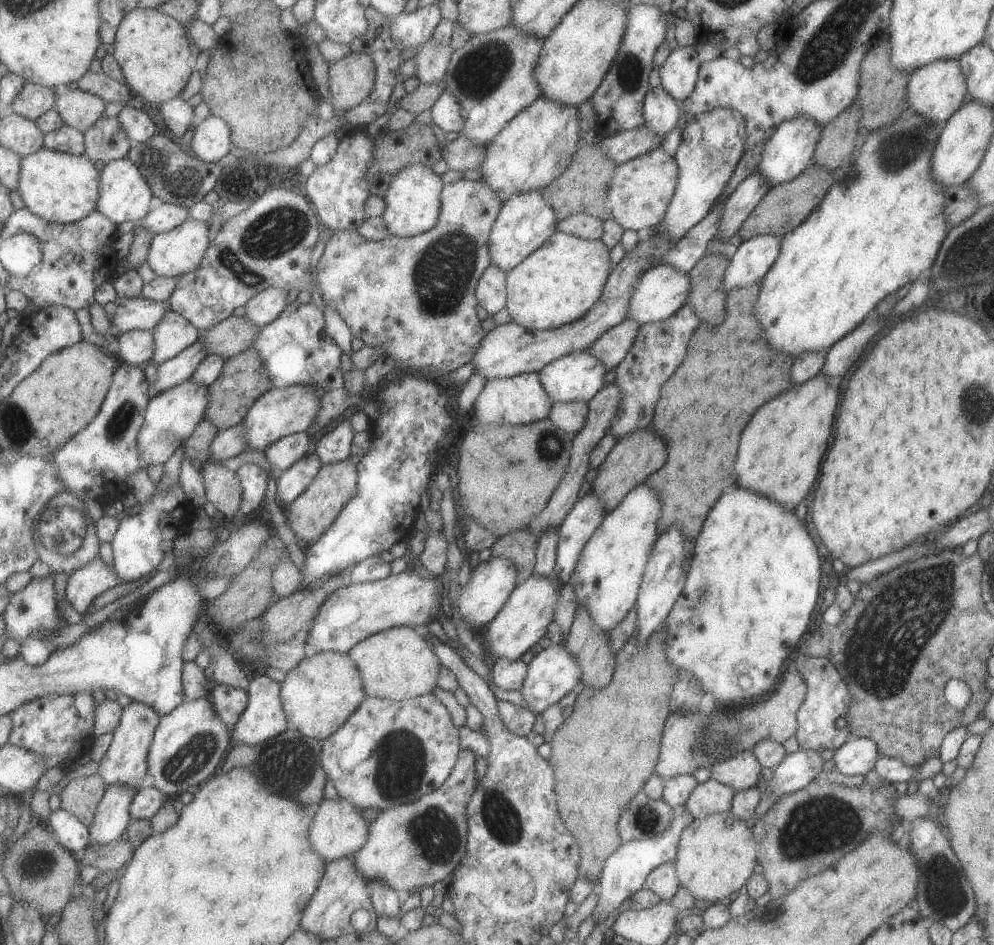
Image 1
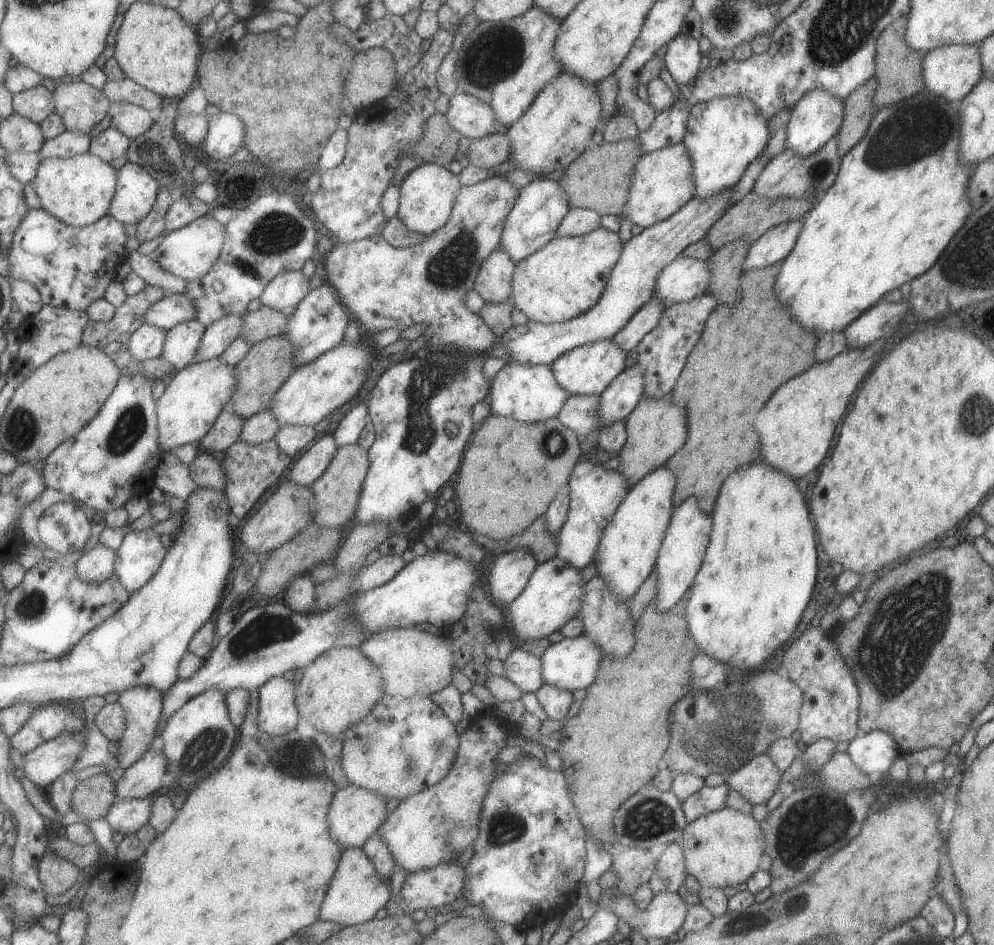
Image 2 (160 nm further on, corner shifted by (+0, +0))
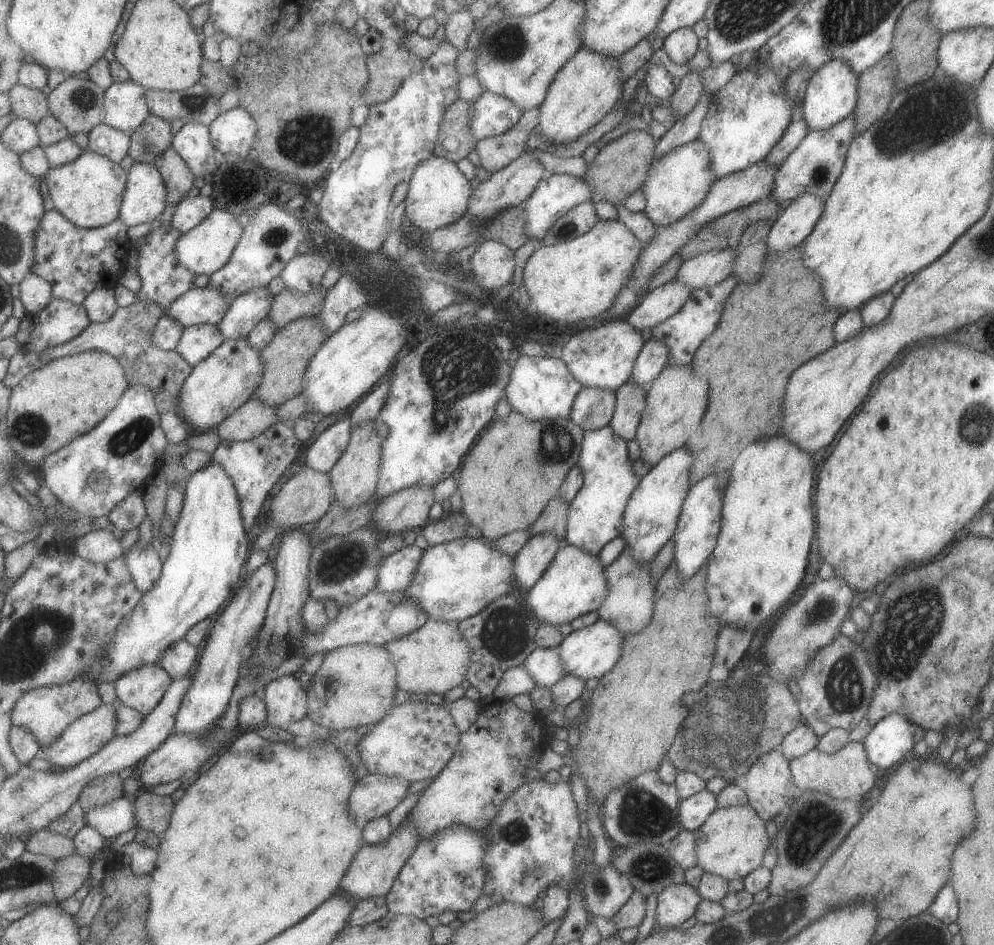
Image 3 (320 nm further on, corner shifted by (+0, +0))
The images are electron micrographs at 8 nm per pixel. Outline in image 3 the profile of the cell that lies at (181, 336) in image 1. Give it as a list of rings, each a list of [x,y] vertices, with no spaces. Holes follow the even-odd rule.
[[[211,323],[191,325],[185,329],[176,351],[193,366],[205,360],[226,341],[219,325]]]

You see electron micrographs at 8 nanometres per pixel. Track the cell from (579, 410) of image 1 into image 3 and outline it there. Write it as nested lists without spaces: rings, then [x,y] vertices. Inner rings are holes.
[[[581,387],[575,395],[568,416],[582,430],[598,429],[609,424],[616,401],[616,393],[604,388]]]

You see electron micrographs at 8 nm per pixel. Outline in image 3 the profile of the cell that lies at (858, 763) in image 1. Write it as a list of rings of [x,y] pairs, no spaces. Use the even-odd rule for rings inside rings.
[[[894,712],[879,719],[861,741],[871,766],[885,770],[905,758],[916,743],[914,729],[903,713]]]

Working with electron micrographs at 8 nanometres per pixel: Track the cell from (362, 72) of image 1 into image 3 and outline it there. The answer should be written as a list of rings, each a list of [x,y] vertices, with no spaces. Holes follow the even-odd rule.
[[[385,38],[383,50],[368,55],[366,61],[370,70],[370,84],[362,102],[372,106],[391,100],[406,78],[423,70],[426,60],[409,48]]]

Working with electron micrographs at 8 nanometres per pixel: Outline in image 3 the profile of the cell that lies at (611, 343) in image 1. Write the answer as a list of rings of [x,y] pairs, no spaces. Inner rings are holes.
[[[673,279],[666,282],[645,296],[633,307],[627,320],[638,330],[652,328],[656,324],[673,316],[691,296],[691,287],[682,285],[681,281]]]

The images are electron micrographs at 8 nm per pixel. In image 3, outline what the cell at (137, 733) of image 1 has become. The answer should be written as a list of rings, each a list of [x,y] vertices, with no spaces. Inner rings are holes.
[[[161,664],[141,665],[115,682],[117,698],[147,716],[166,696],[171,677]]]

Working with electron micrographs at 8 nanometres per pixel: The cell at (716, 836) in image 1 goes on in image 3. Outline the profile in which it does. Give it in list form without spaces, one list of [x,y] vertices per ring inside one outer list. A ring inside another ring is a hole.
[[[748,804],[715,809],[705,822],[693,831],[696,838],[696,864],[704,872],[716,874],[726,881],[743,878],[759,868],[762,865],[763,852],[770,845],[764,820],[761,820]]]

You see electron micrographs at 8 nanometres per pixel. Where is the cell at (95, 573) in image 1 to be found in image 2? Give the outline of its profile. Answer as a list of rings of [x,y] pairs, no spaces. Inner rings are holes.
[[[99,544],[85,553],[76,564],[79,578],[87,582],[103,582],[116,574],[117,551]]]

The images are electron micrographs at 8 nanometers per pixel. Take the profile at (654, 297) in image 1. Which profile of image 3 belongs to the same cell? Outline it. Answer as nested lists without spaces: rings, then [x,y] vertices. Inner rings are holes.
[[[735,249],[710,250],[681,262],[675,280],[697,290],[721,282],[732,274]]]

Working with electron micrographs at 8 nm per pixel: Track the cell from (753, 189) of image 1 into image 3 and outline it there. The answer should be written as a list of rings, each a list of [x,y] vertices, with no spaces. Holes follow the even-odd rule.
[[[849,113],[826,129],[809,131],[805,138],[800,140],[795,150],[791,151],[791,154],[788,154],[787,158],[779,164],[772,183],[771,197],[783,204],[791,202],[803,193],[826,199],[837,177],[841,174],[847,149],[855,135],[854,124],[854,114]]]

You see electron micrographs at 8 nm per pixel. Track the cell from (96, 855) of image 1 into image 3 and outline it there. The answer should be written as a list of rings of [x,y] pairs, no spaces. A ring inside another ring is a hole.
[[[41,829],[27,837],[27,850],[40,855],[62,859],[76,853],[74,839]]]

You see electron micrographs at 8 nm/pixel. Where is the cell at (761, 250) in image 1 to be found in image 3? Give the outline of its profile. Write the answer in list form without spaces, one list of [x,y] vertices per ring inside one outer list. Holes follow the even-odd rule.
[[[803,193],[784,204],[770,226],[766,245],[768,250],[783,252],[801,245],[811,234],[824,209],[824,199]]]

